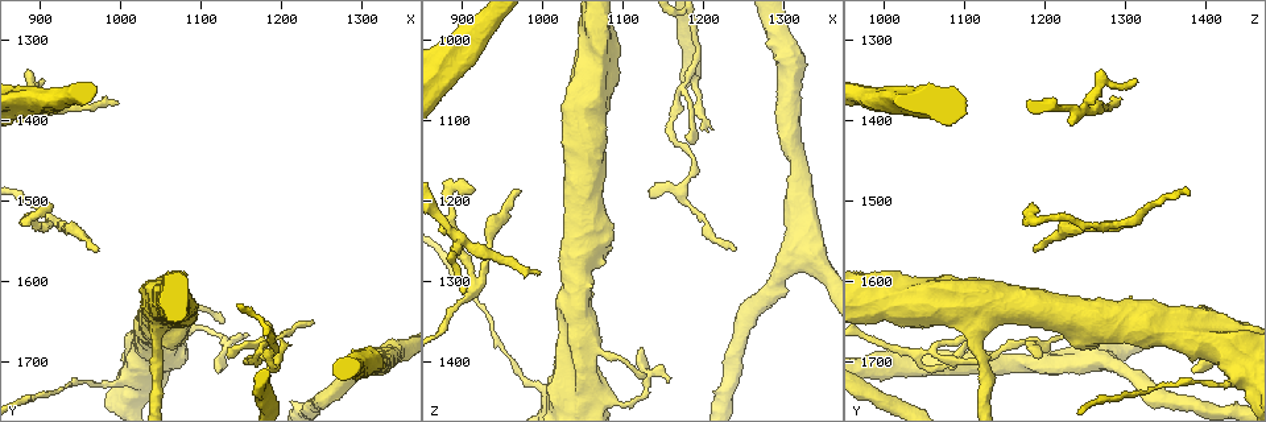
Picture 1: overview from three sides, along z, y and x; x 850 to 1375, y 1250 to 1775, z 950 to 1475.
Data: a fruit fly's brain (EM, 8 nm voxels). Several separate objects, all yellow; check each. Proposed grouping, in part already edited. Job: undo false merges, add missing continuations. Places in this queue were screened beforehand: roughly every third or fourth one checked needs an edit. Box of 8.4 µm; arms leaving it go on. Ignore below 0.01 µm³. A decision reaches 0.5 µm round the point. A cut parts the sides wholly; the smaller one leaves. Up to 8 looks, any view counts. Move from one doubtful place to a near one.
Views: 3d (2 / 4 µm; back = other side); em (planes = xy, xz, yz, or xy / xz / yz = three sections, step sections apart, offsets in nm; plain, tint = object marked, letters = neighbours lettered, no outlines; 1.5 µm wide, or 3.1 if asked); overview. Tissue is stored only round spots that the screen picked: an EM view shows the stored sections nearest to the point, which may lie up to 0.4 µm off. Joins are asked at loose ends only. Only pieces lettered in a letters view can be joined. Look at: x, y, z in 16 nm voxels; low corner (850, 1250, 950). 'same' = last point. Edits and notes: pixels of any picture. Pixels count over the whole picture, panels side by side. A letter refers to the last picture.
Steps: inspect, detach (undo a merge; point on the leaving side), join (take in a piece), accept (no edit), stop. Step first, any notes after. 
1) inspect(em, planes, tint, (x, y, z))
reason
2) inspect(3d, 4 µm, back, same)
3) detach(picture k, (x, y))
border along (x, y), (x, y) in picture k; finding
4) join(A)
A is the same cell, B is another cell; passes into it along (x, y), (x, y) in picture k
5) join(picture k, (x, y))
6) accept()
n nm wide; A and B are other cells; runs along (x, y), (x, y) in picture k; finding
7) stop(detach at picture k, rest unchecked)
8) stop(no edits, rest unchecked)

inspect(3d, 4 µm, (1205, 1680, 1105))
touches itself

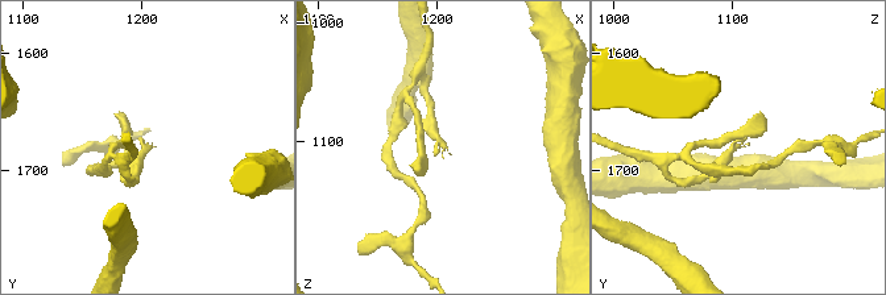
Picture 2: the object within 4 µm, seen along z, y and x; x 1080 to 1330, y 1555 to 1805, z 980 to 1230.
inspect(em, xy, step 8, tint, (1206, 1682, 1106))

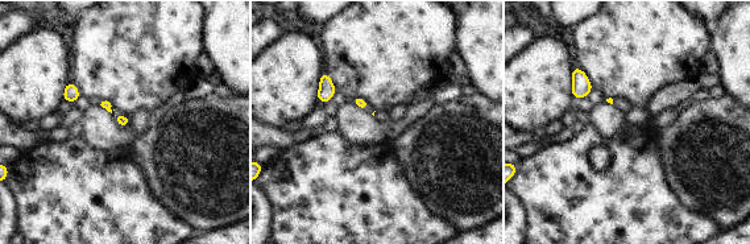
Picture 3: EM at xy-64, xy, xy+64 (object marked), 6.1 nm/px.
inspect(em, planes, letters, same)
another direction

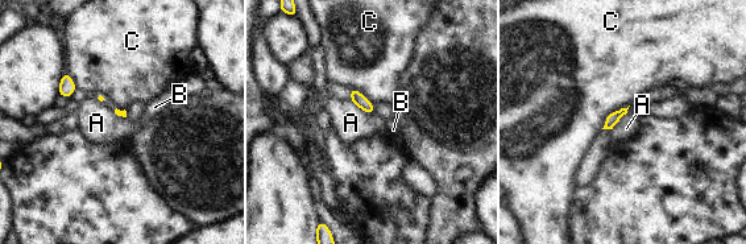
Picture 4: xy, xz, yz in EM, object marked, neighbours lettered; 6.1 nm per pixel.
accept()
C touches over 220 nm; A, B and C are other cells; all the same cell

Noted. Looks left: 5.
inspect(3d, 2 µm, (1120, 1715, 1385))
thin end

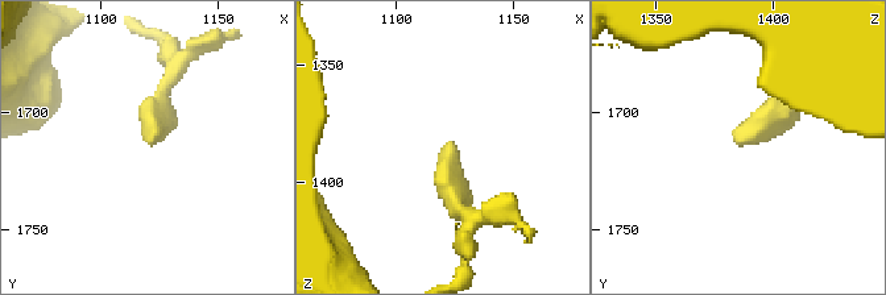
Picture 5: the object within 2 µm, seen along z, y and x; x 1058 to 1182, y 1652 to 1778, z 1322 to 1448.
inspect(em, planes, letters, (1121, 1714, 1383))
shape alone is not enough

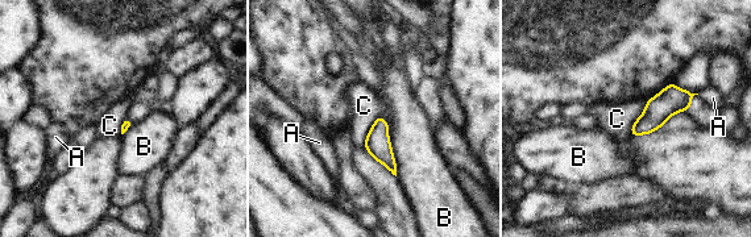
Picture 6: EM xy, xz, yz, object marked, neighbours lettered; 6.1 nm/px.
accept()
A, B and C are other cells; border along (388, 124), (388, 136), (397, 175) in picture 6; no lettered piece goes on from it

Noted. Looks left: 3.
inspect(3d, 4 µm, (920, 1530, 1285))
two arms in line, one across

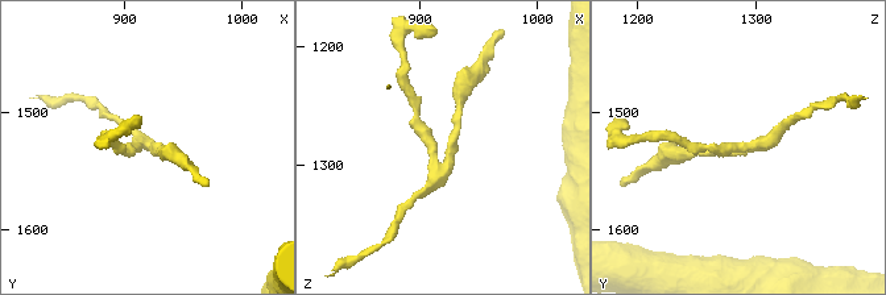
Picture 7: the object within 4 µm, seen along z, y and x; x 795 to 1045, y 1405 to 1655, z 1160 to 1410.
inspect(em, planes, tint, (922, 1528, 1288))
3 arms; now the EM

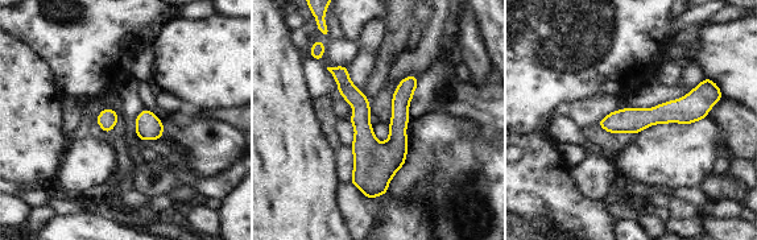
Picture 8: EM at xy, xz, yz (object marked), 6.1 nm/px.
inspect(em, planes, letters, same)
see the neighbours

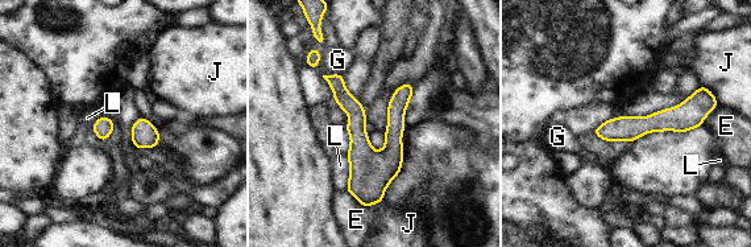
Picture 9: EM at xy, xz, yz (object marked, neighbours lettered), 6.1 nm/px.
accept()
E, G, J and L are other cells; runs along (330, 78), (356, 111), (365, 201) in picture 9; continuous, no second cell

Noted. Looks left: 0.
stop(no edits, rest unchecked)

